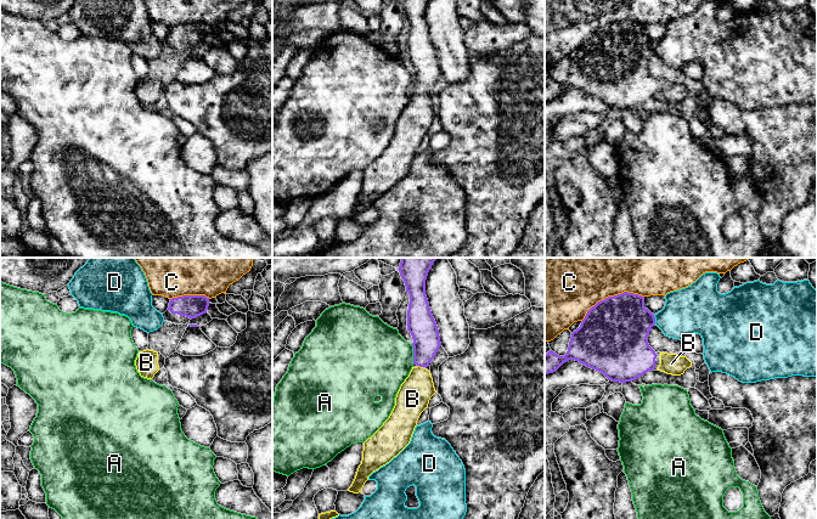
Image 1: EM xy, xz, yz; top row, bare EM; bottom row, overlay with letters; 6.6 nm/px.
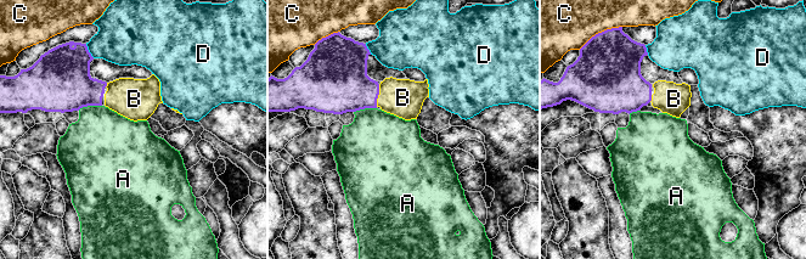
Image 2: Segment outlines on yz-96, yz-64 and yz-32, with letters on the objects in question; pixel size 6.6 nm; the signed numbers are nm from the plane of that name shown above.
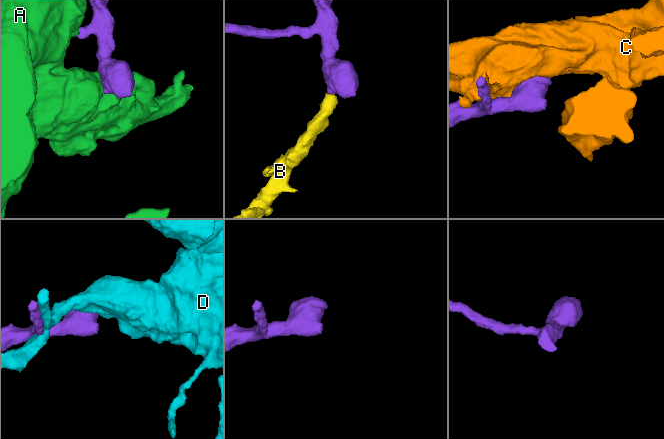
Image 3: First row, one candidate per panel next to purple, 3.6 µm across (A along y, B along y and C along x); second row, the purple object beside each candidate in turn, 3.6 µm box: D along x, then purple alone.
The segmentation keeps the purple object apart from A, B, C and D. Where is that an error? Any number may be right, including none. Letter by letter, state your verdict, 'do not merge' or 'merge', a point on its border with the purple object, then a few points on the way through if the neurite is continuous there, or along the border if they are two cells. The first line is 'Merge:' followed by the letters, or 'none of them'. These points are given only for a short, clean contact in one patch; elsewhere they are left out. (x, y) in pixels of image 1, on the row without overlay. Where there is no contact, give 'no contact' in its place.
Merge: B
A: do not merge | xz (413, 82) | along xz (411, 72), (413, 91)
B: merge | xz (421, 94) | across xz (423, 56), (421, 94), (420, 112), (412, 127)
C: do not merge | yz (610, 24)
D: do not merge | yz (654, 48)

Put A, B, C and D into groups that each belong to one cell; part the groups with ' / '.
A / B / C / D

